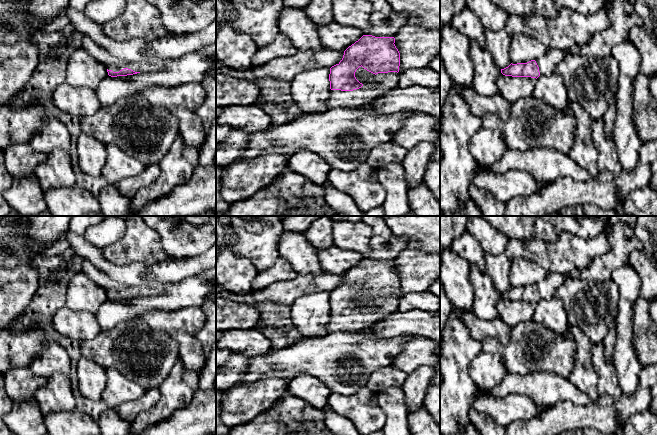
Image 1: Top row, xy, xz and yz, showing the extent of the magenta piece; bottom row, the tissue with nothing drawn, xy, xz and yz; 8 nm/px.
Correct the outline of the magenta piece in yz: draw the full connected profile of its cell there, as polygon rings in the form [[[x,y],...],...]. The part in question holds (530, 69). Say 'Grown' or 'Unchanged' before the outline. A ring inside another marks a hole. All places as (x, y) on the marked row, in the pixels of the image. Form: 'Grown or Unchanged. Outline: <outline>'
Grown. Outline: [[[612,0],[606,2],[610,25],[607,30],[598,32],[585,44],[575,45],[567,50],[548,49],[536,61],[510,64],[501,69],[505,76],[538,78],[540,75],[550,76],[556,65],[564,56],[577,53],[603,59],[612,55],[612,49],[627,40],[629,31],[635,26],[643,26],[643,20],[636,13],[629,0]]]

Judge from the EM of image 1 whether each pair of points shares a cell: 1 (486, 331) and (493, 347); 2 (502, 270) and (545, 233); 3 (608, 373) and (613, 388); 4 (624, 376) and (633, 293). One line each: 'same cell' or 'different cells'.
1: different cells
2: different cells
3: same cell
4: same cell

